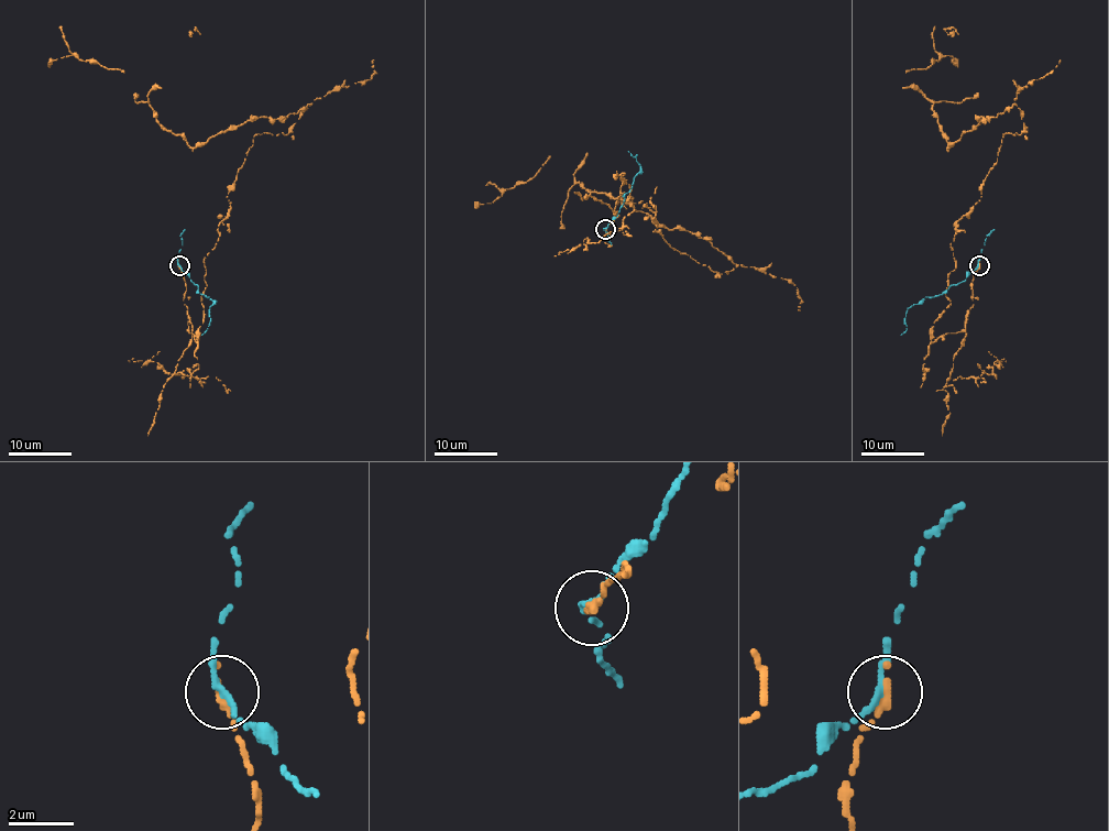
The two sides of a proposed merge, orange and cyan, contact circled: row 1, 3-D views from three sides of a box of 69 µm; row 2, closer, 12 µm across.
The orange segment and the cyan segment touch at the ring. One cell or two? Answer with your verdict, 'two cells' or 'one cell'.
two cells

